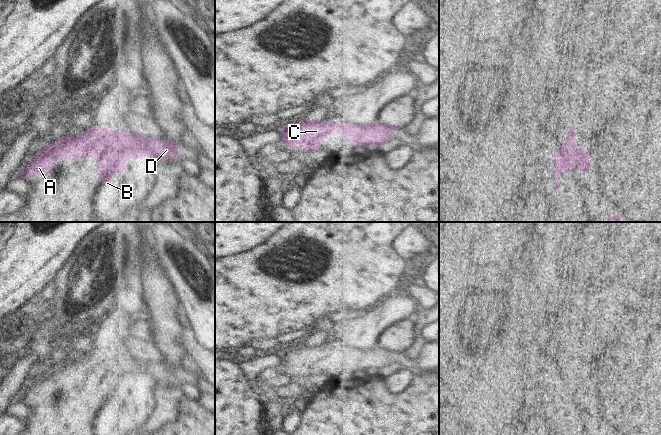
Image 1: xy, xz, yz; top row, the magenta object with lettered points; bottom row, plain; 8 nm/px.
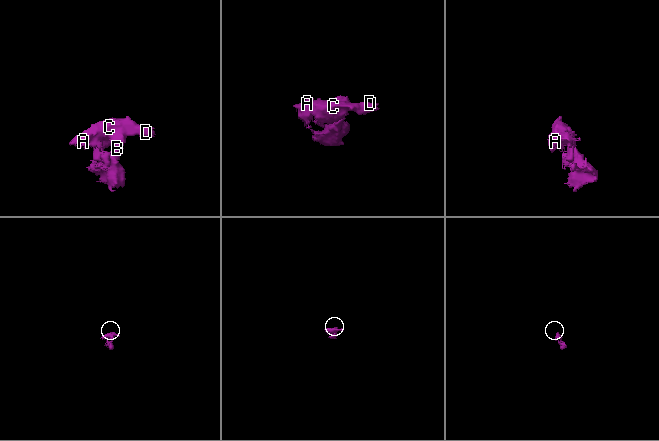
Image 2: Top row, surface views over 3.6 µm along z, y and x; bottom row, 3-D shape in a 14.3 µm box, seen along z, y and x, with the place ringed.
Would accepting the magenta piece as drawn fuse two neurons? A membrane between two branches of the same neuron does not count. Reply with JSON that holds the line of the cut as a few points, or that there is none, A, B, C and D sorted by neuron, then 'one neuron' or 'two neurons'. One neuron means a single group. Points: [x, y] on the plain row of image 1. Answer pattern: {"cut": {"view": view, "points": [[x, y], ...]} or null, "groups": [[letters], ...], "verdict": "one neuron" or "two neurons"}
{"cut": null, "groups": [["A", "B", "C", "D"]], "verdict": "one neuron"}

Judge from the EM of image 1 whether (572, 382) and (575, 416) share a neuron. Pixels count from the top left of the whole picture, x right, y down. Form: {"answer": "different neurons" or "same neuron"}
{"answer": "same neuron"}

